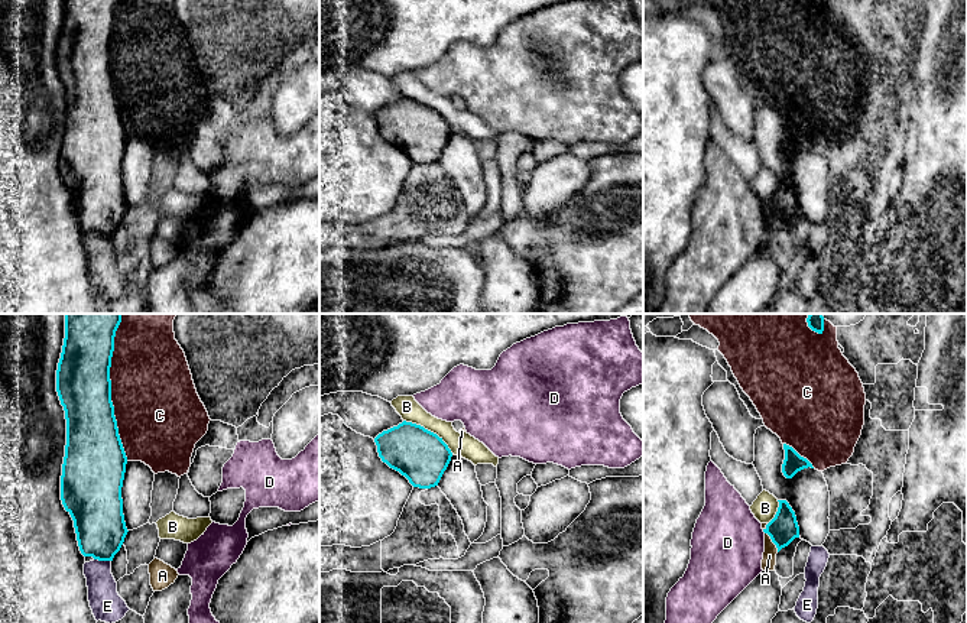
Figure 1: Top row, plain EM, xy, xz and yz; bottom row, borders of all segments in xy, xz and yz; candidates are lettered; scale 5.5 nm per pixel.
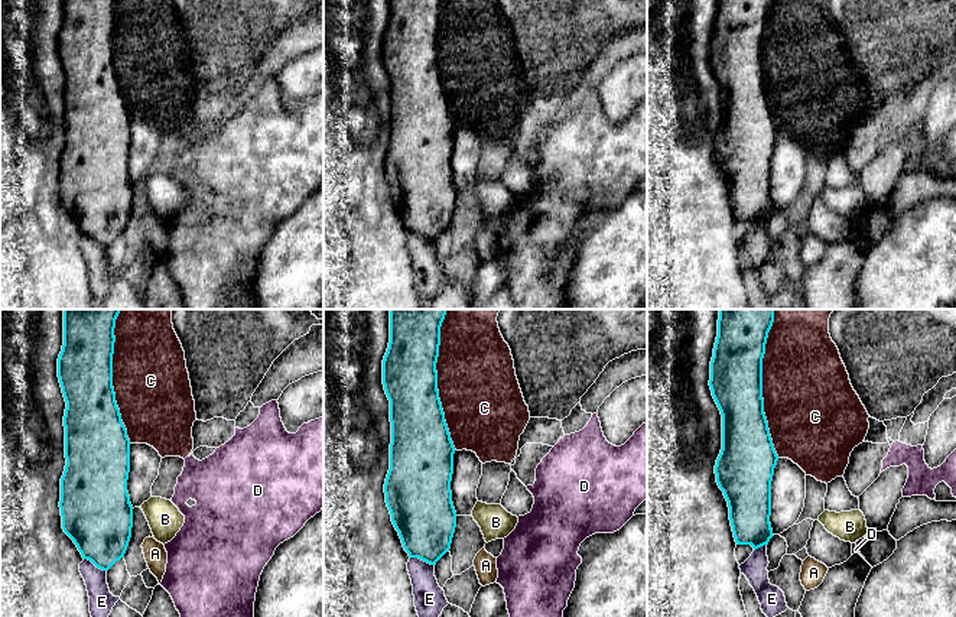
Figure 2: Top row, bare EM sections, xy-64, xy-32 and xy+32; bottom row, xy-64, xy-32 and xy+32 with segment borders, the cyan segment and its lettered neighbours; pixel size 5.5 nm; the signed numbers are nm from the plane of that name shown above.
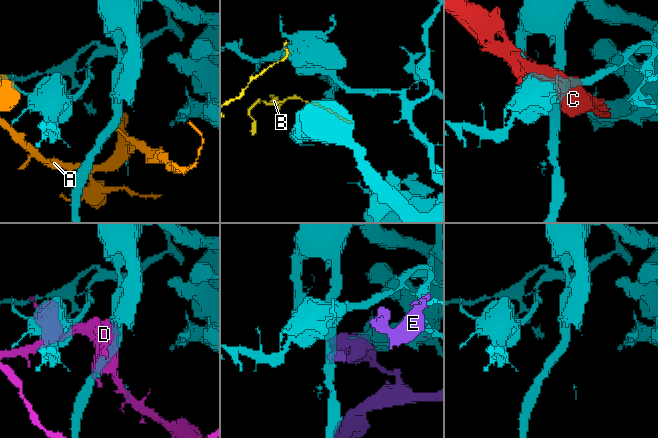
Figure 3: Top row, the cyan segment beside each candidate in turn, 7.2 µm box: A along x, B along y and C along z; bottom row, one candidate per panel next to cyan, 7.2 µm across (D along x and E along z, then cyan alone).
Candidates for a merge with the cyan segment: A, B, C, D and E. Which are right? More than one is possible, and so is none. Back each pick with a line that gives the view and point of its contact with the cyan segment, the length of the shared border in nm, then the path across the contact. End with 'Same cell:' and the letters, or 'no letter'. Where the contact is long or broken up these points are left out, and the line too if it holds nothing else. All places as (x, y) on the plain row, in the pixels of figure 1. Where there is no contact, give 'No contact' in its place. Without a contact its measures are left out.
Same cell: no letter

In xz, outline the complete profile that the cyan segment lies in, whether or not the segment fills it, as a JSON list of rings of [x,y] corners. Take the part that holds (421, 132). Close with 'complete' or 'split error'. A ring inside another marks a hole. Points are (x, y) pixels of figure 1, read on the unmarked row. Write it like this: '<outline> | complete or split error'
[[[406,97],[379,110],[374,119],[382,137],[419,165],[438,162],[452,133],[442,114]]] | complete

